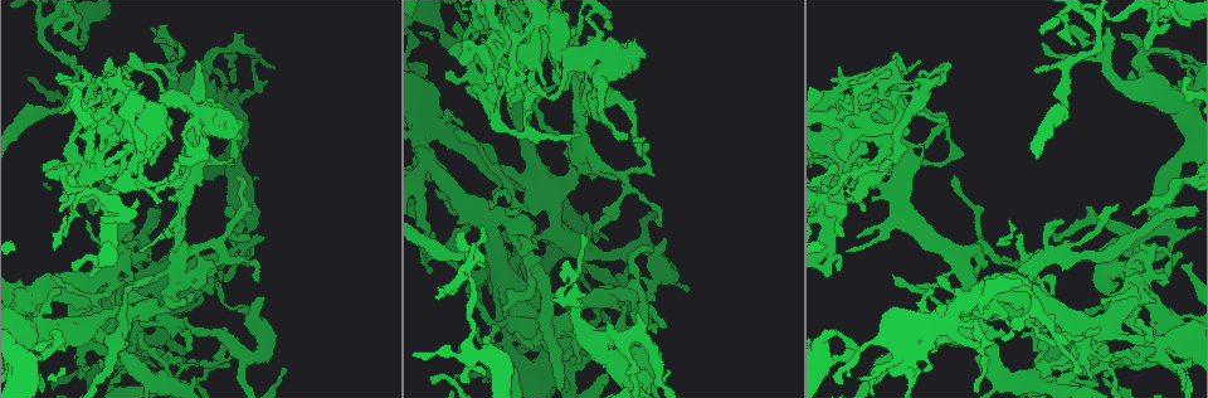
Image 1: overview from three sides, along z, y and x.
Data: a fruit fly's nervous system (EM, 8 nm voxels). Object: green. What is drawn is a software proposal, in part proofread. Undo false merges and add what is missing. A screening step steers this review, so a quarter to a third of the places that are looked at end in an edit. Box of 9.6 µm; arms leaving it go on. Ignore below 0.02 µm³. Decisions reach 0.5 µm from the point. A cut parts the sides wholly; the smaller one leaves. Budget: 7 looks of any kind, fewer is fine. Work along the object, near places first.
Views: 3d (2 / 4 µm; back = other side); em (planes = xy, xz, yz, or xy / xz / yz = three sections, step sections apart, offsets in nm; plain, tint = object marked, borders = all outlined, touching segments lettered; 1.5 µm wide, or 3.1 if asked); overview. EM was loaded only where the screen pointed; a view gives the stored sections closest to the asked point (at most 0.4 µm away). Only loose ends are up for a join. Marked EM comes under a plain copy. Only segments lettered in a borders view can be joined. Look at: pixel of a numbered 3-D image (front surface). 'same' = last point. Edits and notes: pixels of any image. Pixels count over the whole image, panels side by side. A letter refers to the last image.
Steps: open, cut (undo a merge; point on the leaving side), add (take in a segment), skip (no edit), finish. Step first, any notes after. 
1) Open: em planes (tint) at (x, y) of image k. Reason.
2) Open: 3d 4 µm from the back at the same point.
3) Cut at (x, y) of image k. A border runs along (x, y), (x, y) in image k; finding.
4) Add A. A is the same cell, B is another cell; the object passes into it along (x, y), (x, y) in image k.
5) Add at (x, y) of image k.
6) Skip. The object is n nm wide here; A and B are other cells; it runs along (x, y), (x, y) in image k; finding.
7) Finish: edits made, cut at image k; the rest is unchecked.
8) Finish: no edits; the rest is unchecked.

Open: em yz step 4 (tint) at (1037, 72) of image 1.

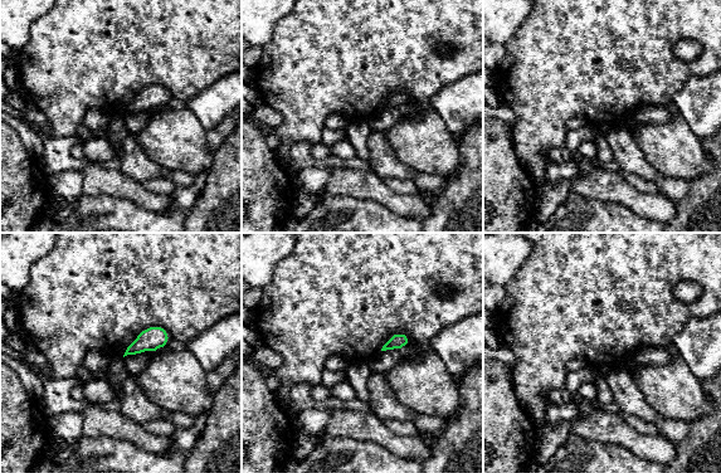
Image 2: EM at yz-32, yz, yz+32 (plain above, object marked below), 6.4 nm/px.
Open: em xz step 8 (borders) at the same point. Another direction.

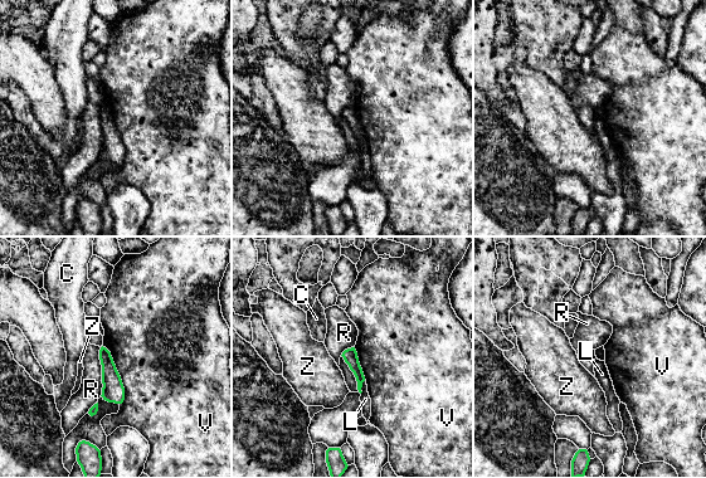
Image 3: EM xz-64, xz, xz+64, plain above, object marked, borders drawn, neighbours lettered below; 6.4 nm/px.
Skip. The object is 90 nm wide here; C, L, R, V and Z are other cells; a border runs along (365, 380), (360, 393) in image 3; none of them fits.

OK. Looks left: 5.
Open: em planes (borders) at (1157, 17) of image 1.

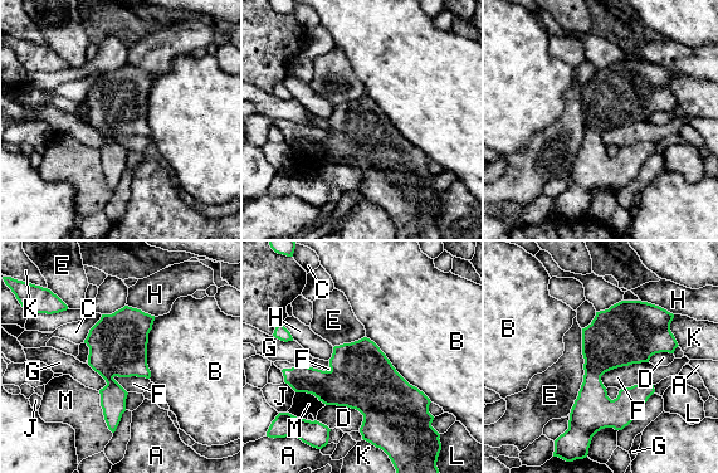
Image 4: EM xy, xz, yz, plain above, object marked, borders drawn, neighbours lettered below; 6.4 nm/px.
Skip. A, B, C, D, E, F, G, H, J, K, L and M are other cells; a border runs along (648, 361), (610, 369), (600, 380) in image 4; all the same neuron.

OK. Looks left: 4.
Open: 3d 2 µm at (1080, 371) of image 1. Free end.

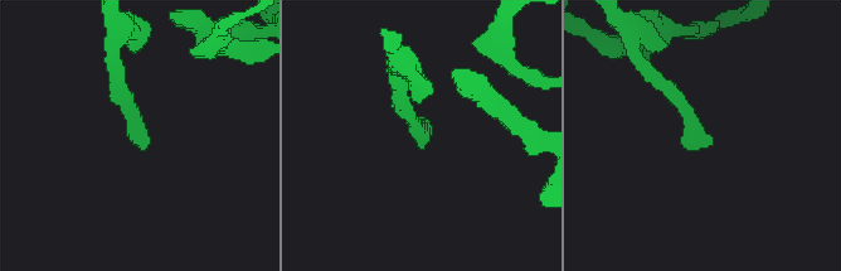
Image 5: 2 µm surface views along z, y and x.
Open: em planes (borders) at (142, 146) of image 5.

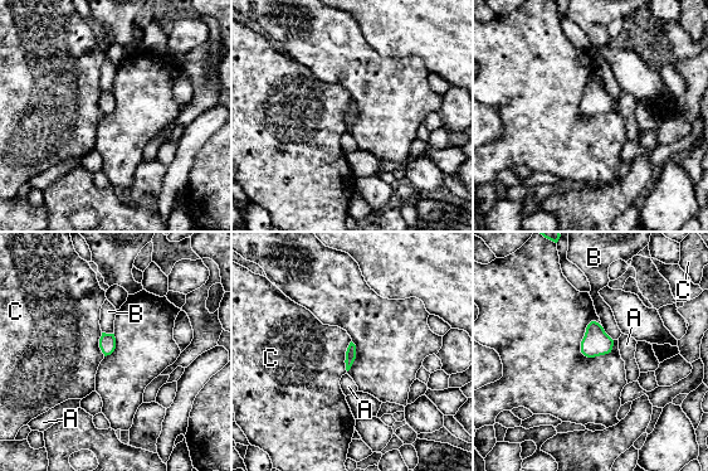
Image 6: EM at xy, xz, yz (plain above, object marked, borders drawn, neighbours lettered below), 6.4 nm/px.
Skip. The longest contact is with C, 200 nm; A, B and C are other cells; a border runs along (351, 340), (346, 351), (346, 370) in image 6; no lettered segment goes on from it.

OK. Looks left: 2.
Finish: no edits; the rest is unchecked.

